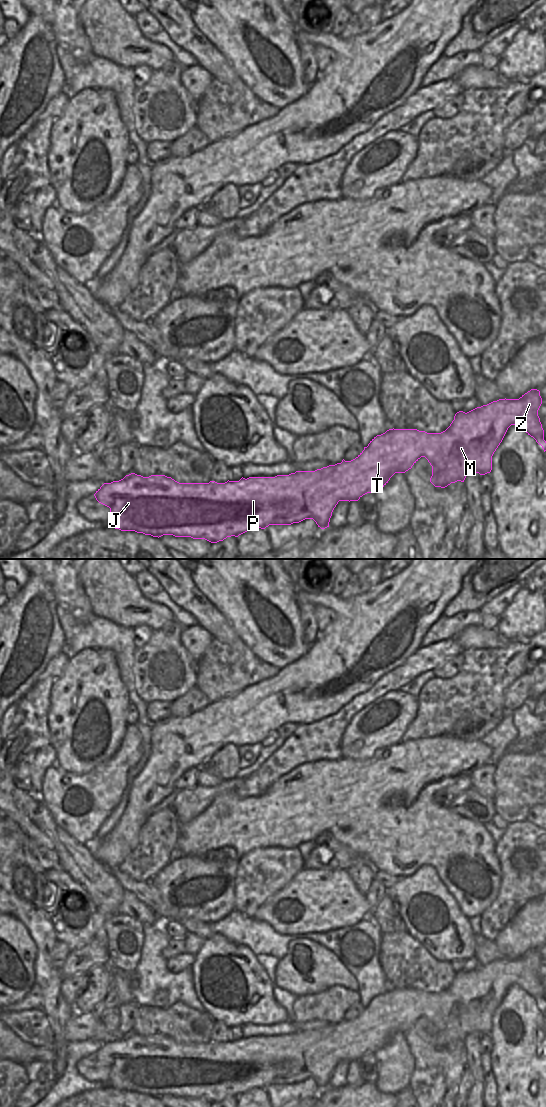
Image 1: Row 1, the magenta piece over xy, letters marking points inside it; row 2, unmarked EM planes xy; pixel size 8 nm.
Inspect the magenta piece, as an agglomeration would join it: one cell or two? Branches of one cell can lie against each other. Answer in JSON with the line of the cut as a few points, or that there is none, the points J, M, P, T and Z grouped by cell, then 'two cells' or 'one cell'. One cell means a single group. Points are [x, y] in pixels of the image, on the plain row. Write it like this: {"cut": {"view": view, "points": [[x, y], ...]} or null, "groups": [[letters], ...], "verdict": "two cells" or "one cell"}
{"cut": null, "groups": [["J", "M", "P", "T", "Z"]], "verdict": "one cell"}

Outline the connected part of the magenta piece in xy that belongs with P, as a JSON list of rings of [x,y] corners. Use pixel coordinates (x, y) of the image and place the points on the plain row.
[[[531,949],[519,959],[499,959],[487,965],[477,967],[467,973],[455,974],[450,986],[441,993],[427,993],[417,989],[389,989],[374,997],[367,1007],[353,1020],[329,1025],[315,1031],[296,1031],[289,1035],[275,1037],[249,1037],[239,1041],[217,1043],[179,1043],[165,1035],[143,1037],[135,1033],[126,1035],[119,1041],[104,1043],[94,1054],[96,1060],[110,1068],[108,1085],[121,1091],[135,1091],[153,1097],[173,1095],[205,1099],[211,1103],[223,1101],[227,1097],[239,1095],[259,1087],[269,1085],[291,1085],[305,1079],[313,1079],[318,1087],[329,1087],[332,1072],[339,1061],[358,1061],[367,1053],[375,1053],[384,1047],[395,1033],[405,1033],[421,1018],[425,1017],[432,1026],[430,1042],[435,1047],[445,1048],[457,1041],[464,1042],[467,1035],[479,1033],[485,1035],[492,1030],[492,1016],[502,1002],[511,985],[521,987],[546,1011],[544,990],[538,976],[542,964],[540,951]]]

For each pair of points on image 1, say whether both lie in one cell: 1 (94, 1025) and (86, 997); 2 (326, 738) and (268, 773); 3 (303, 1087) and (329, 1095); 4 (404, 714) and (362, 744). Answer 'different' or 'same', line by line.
1: different
2: same
3: different
4: same

